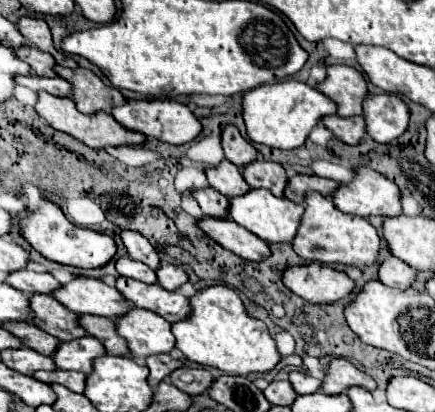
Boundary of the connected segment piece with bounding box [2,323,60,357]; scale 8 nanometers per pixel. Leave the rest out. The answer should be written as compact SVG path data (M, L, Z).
M4 323L2 327L6 327L8 331L12 331L16 337L20 337L22 343L24 343L24 347L34 349L40 355L46 355L46 357L52 357L54 351L58 349L58 345L60 345L60 339L52 337L50 333L38 329L32 323Z

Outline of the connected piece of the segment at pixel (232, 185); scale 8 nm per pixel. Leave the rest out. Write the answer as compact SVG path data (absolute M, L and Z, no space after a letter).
M222 159L222 163L218 167L208 167L204 169L210 187L218 189L222 195L226 197L236 197L236 195L244 195L244 191L250 191L248 183L244 181L240 169L230 163L228 159Z

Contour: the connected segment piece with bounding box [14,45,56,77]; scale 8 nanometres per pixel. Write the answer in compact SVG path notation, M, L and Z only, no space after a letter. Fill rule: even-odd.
M26 45L26 47L14 49L14 55L16 55L18 59L22 59L24 63L28 63L30 69L32 69L36 75L40 75L40 77L52 77L52 75L56 75L56 73L52 71L54 59L52 59L52 55L46 53L46 51L40 51L40 49L36 49L36 47L28 47L28 45Z

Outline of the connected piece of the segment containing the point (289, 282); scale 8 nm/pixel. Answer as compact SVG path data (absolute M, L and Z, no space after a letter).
M310 263L284 269L284 287L310 303L334 303L354 289L354 281L332 267Z

